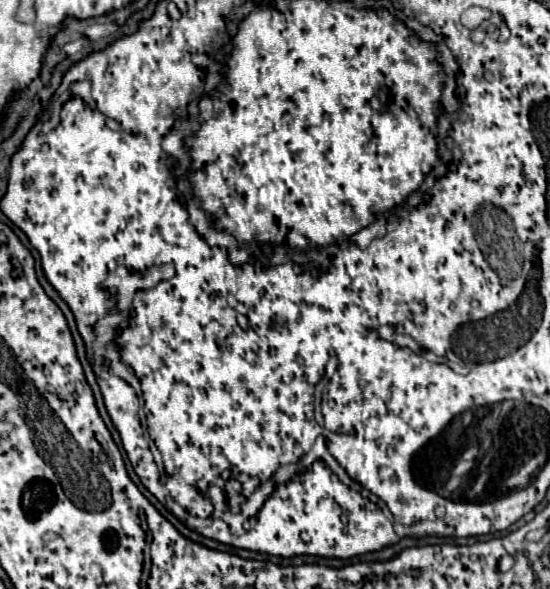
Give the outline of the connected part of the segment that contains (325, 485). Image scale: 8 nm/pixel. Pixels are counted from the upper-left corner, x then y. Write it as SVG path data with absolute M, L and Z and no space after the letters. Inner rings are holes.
M318 459L308 471L298 471L286 483L276 485L278 495L270 495L260 507L260 521L256 527L246 529L244 535L234 535L224 521L214 519L210 527L202 529L208 537L222 541L226 545L270 553L280 557L294 555L322 555L348 559L354 555L364 555L368 551L378 551L386 547L386 515L382 509L346 487L331 473L325 463ZM368 531L368 533L366 533Z

